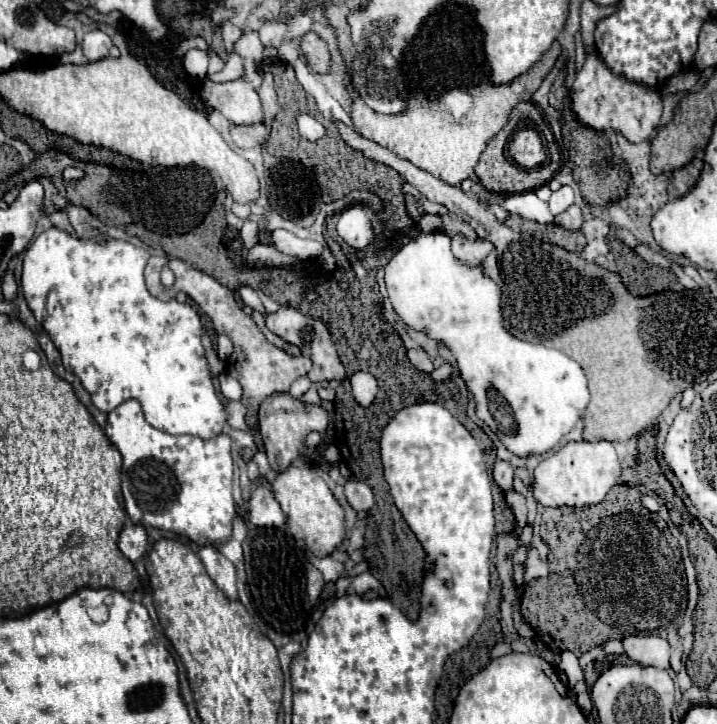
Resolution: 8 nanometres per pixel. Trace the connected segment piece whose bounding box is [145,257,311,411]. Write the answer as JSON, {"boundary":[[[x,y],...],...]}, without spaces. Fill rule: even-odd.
{"boundary":[[[151,257],[147,267],[145,267],[145,281],[147,281],[147,289],[153,297],[157,299],[175,299],[175,295],[179,291],[187,293],[201,309],[203,313],[207,313],[213,321],[213,327],[217,333],[225,333],[233,345],[235,345],[235,351],[233,355],[227,359],[227,373],[233,375],[241,387],[243,387],[243,399],[241,403],[249,409],[249,411],[257,411],[259,403],[273,395],[273,393],[283,393],[283,391],[289,391],[291,383],[303,375],[307,375],[309,371],[309,365],[311,361],[307,357],[291,357],[287,355],[285,351],[273,347],[271,343],[267,343],[265,335],[257,329],[255,321],[243,313],[243,309],[237,305],[235,301],[235,293],[231,289],[227,289],[225,285],[217,283],[217,279],[213,279],[211,275],[203,273],[203,271],[197,271],[193,269],[191,265],[187,265],[185,261],[181,259],[167,259],[167,257]],[[167,265],[171,267],[171,271],[175,273],[175,285],[173,289],[165,289],[159,281],[159,271],[161,267]]]}

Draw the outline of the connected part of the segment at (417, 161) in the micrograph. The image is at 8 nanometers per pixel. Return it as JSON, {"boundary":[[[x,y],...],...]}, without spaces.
{"boundary":[[[555,41],[527,73],[513,79],[509,85],[495,87],[489,85],[489,77],[485,77],[473,79],[473,85],[449,89],[449,93],[441,93],[441,97],[433,97],[433,101],[417,101],[417,97],[409,97],[409,113],[403,113],[401,117],[377,115],[359,97],[355,97],[351,105],[353,129],[361,137],[375,141],[449,185],[461,185],[465,179],[477,181],[473,167],[487,141],[505,127],[511,109],[519,101],[529,101],[533,97],[545,75],[553,69],[559,53],[561,45]]]}

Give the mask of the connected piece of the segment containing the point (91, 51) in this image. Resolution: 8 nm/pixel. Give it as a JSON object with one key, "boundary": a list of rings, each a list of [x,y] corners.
{"boundary":[[[91,29],[91,31],[85,33],[81,47],[83,47],[83,53],[89,61],[99,61],[99,59],[109,55],[109,49],[113,47],[113,43],[111,43],[109,35],[105,35],[103,31]]]}

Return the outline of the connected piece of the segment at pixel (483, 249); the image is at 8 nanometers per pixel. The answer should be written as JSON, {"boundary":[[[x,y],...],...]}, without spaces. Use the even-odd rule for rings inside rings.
{"boundary":[[[457,235],[453,239],[453,255],[455,255],[455,259],[459,259],[467,267],[477,267],[491,249],[493,249],[493,243],[489,243],[485,239],[469,241],[461,235]]]}

